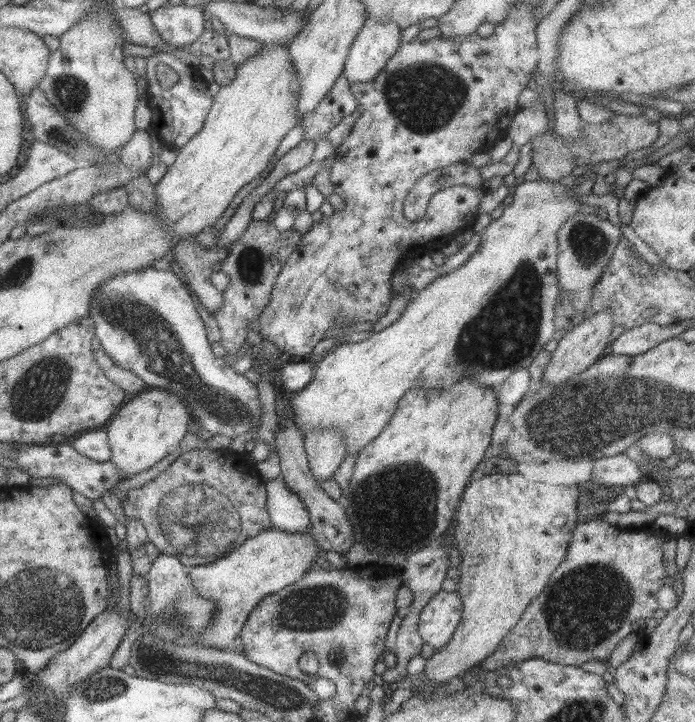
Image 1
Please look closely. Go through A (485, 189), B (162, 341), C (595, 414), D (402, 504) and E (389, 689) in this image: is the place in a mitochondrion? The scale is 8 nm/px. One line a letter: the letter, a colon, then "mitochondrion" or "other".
A: other
B: mitochondrion
C: mitochondrion
D: mitochondrion
E: other

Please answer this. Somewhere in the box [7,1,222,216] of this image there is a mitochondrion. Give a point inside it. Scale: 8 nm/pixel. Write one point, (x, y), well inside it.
(71, 92)

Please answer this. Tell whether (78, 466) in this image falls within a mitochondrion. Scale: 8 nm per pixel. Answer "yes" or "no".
no

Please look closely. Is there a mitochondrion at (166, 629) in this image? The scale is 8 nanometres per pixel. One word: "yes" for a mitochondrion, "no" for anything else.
yes

